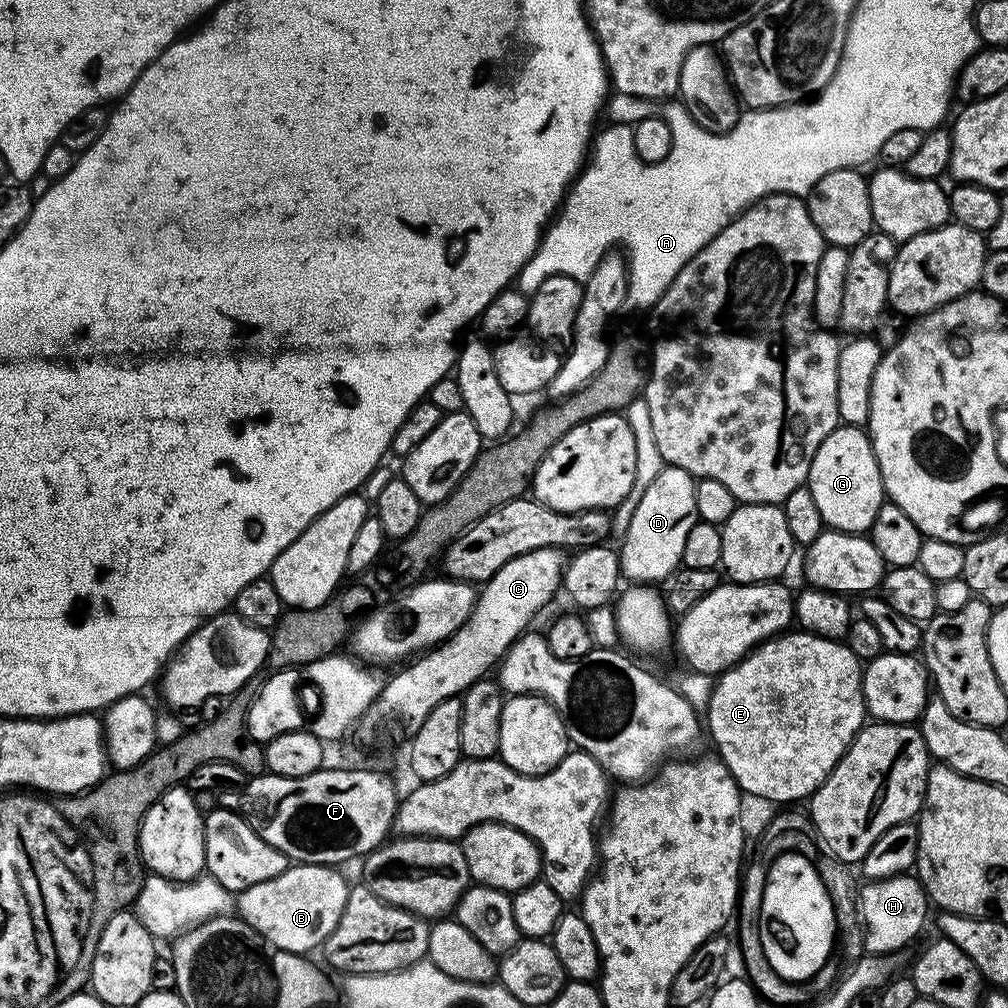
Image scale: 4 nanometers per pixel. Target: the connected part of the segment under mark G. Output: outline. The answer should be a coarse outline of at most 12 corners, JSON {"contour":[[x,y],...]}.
{"contour":[[833,430],[806,487],[829,529],[867,533],[886,502],[867,431]]}

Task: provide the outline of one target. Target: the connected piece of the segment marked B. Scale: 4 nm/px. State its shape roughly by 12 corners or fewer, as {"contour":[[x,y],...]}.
{"contour":[[293,863],[239,893],[239,919],[287,952],[319,949],[349,881]]}

